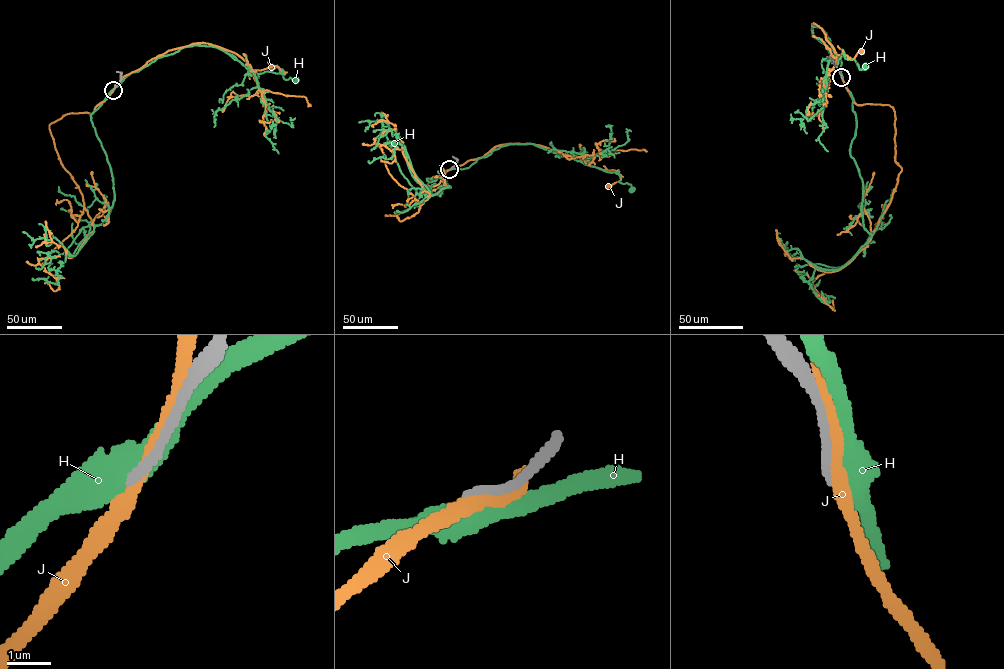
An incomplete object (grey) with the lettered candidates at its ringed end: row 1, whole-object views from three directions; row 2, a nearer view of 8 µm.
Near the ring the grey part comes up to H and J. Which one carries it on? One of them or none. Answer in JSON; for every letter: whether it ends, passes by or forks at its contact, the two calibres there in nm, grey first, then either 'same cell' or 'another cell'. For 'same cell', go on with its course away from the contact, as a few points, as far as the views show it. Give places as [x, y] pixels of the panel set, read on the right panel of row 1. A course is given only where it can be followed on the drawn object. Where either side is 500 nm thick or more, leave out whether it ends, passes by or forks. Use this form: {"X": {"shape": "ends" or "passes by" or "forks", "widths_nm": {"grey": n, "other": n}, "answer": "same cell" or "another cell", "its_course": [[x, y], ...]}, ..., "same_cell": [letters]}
{"H": {"widths_nm": {"grey": 240, "other": 550}, "answer": "another cell"}, "J": {"shape": "passes by", "widths_nm": {"grey": 200, "other": 300}, "answer": "another cell"}, "same_cell": []}

